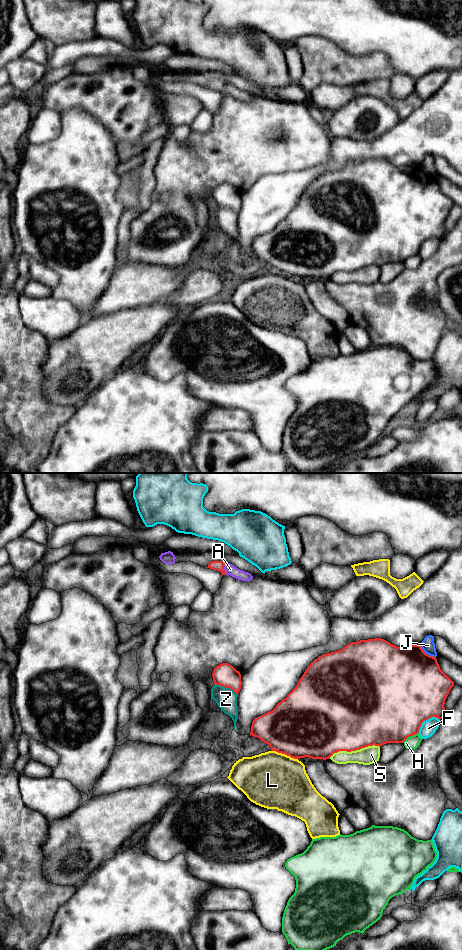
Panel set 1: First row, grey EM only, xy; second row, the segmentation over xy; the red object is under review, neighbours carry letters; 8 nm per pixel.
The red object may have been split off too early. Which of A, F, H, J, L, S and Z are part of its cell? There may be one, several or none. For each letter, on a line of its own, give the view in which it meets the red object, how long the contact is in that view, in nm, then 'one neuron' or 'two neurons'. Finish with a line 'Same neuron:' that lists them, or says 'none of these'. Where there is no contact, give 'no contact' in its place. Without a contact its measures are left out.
A: xy | 100 nm | two neurons
F: xy | 220 nm | two neurons
H: xy | 140 nm | two neurons
J: xy | 170 nm | two neurons
L: xy | 220 nm | two neurons
S: xy | 420 nm | two neurons
Z: xy | 220 nm | two neurons
Same neuron: none of these

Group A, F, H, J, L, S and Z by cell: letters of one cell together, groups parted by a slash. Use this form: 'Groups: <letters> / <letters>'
Groups: A / F / H / J / L / S / Z

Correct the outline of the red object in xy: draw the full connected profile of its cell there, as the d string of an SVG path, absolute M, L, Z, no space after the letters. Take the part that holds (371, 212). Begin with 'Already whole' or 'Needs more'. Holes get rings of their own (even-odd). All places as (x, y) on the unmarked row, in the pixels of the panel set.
Already whole. M381 158L351 162L341 170L323 174L311 182L287 217L279 222L272 231L253 240L250 255L268 264L272 271L285 274L294 279L309 277L326 280L339 271L351 272L373 265L381 267L387 263L404 263L408 257L419 253L424 241L432 237L439 240L444 237L447 232L444 227L445 220L453 206L454 202L440 189L436 177L426 174L420 165L397 167Z

